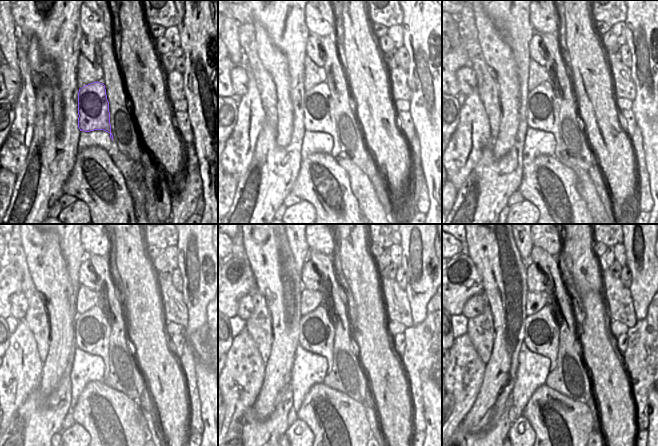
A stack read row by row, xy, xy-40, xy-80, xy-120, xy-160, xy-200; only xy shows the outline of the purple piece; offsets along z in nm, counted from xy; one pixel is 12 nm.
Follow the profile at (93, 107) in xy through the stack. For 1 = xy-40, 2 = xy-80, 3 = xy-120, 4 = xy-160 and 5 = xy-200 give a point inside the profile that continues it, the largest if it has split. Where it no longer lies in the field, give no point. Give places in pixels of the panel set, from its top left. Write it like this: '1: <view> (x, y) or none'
1: xy-40 (318, 115)
2: xy-80 (542, 109)
3: xy-120 (92, 329)
4: xy-160 (316, 329)
5: xy-200 (540, 333)

